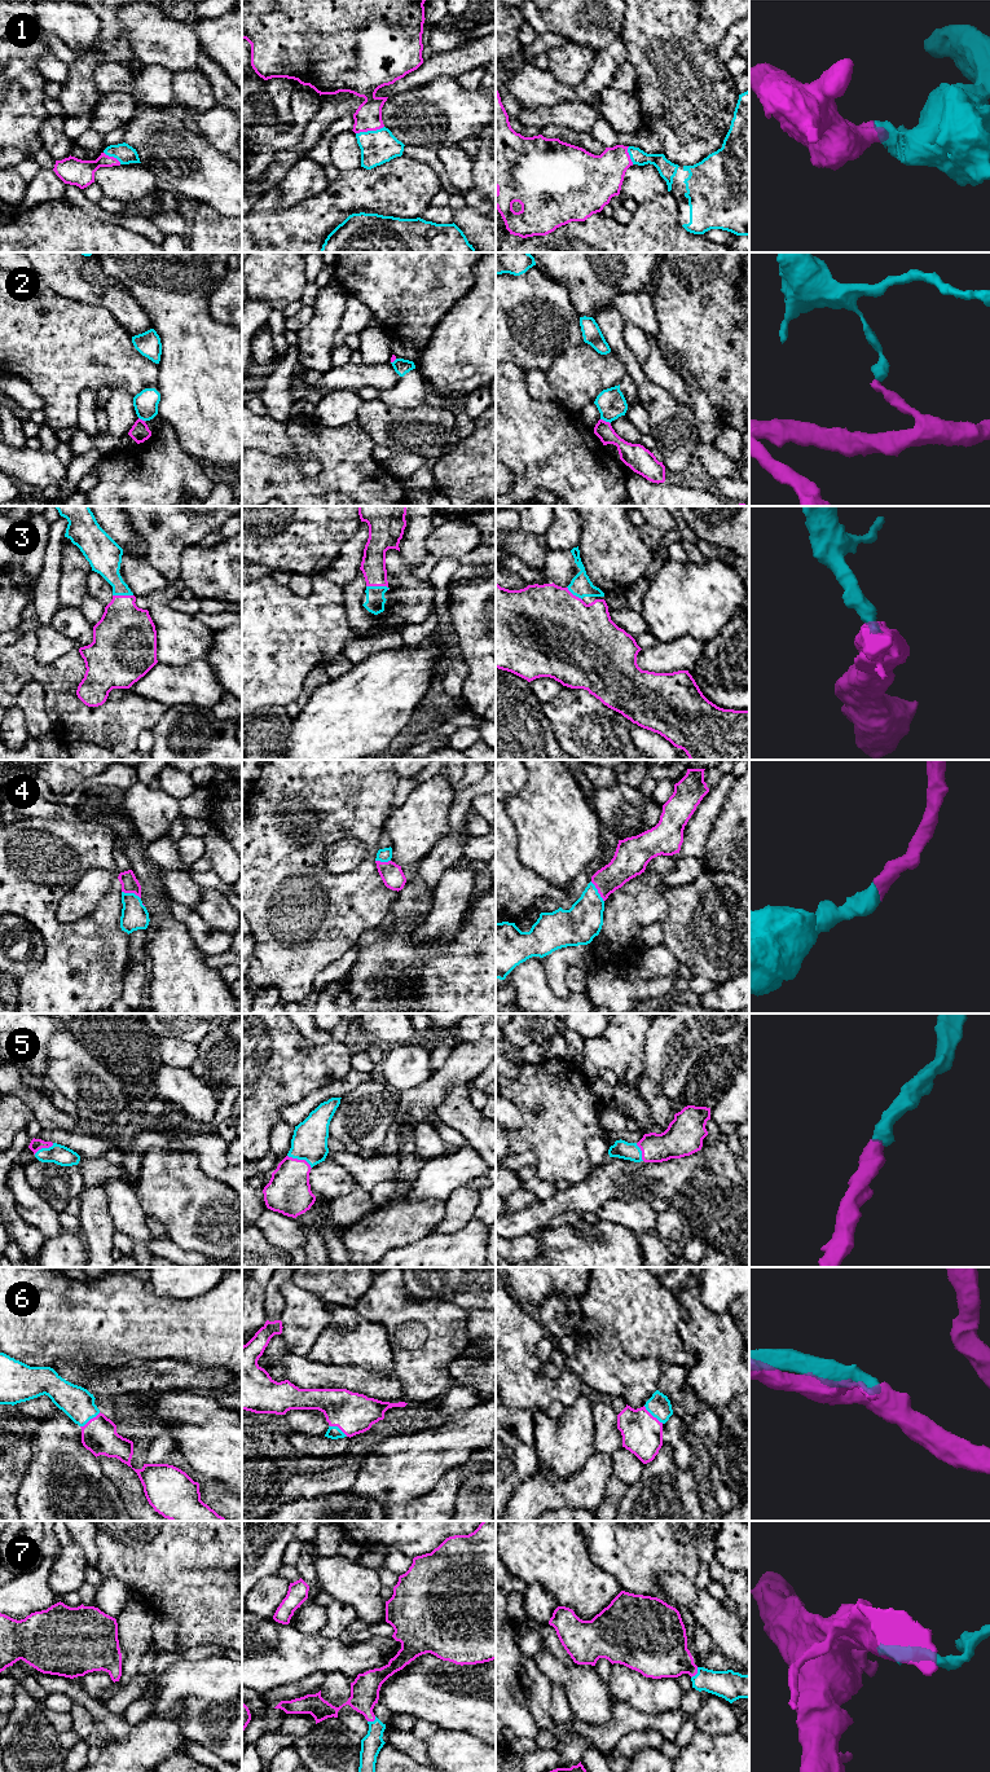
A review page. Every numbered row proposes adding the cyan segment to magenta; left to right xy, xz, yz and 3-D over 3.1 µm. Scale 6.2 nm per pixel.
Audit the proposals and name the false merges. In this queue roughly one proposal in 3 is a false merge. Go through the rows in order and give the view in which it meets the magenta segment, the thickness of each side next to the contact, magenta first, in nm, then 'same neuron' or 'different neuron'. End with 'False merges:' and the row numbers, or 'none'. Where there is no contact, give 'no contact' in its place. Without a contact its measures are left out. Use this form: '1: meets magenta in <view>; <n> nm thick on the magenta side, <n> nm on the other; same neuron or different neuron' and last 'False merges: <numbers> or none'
1: meets magenta in xz; 170 nm thick on the magenta side, 220 nm on the other; same neuron
2: meets magenta in yz; 120 nm thick on the magenta side, 180 nm on the other; different neuron
3: meets magenta in xz; 160 nm thick on the magenta side, 120 nm on the other; same neuron
4: meets magenta in yz; 190 nm thick on the magenta side, 240 nm on the other; same neuron
5: meets magenta in xz; 280 nm thick on the magenta side, 220 nm on the other; same neuron
6: meets magenta in yz; 260 nm thick on the magenta side, 150 nm on the other; same neuron
7: meets magenta in yz; 300 nm thick on the magenta side, 180 nm on the other; same neuron
False merges: 2

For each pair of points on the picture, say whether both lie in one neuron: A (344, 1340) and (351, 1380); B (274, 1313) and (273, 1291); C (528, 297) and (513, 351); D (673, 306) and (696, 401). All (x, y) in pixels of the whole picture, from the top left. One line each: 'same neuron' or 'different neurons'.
A: different neurons
B: same neuron
C: same neuron
D: different neurons

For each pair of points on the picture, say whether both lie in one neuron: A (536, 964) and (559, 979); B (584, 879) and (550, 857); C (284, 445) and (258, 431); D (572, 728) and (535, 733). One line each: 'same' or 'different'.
A: different
B: different
C: same
D: different

